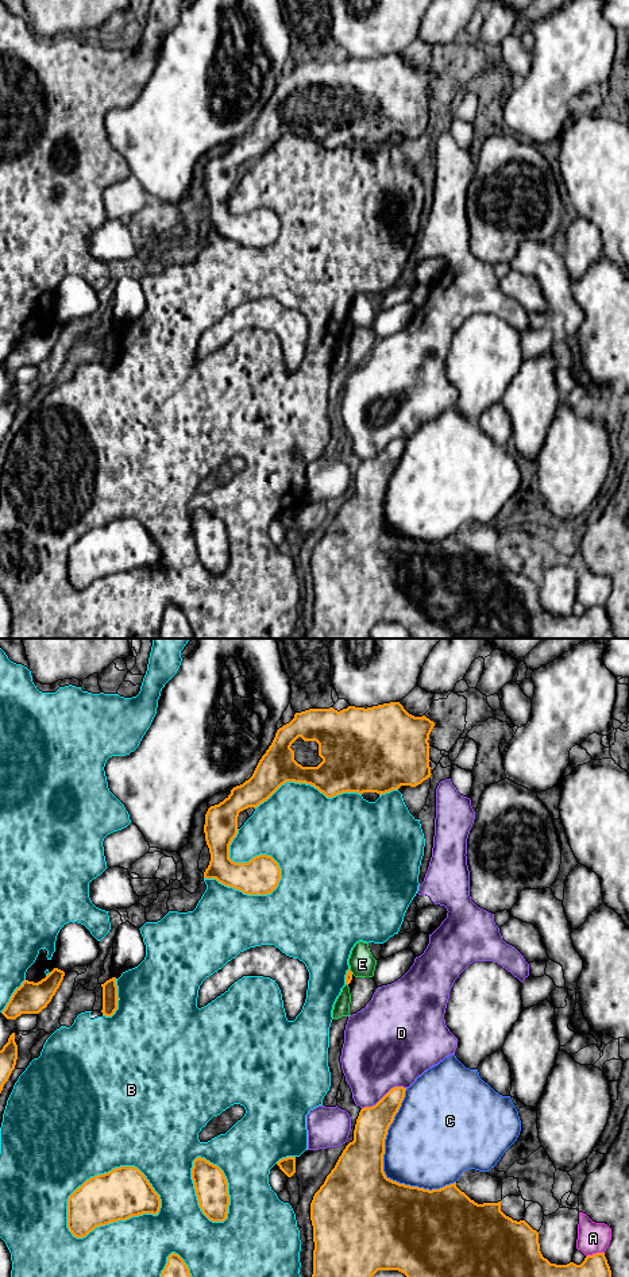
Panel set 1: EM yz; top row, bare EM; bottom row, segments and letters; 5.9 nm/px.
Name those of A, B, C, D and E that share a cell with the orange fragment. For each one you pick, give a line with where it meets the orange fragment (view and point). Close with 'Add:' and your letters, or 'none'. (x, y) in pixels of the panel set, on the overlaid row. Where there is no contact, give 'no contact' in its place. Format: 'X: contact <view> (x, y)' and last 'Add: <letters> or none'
Add: none

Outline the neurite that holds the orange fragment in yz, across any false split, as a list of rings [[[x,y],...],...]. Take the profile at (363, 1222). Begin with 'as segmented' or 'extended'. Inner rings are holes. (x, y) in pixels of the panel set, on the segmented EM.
as segmented; [[[391,1088],[375,1106],[360,1110],[354,1130],[354,1141],[350,1142],[339,1157],[335,1168],[327,1176],[324,1184],[314,1193],[310,1203],[310,1220],[313,1226],[313,1274],[312,1277],[373,1277],[378,1270],[398,1270],[406,1277],[611,1277],[611,1270],[605,1253],[587,1255],[580,1265],[570,1262],[567,1265],[551,1264],[543,1257],[539,1243],[539,1232],[525,1220],[513,1220],[501,1211],[501,1201],[478,1204],[462,1192],[456,1183],[440,1189],[424,1189],[400,1184],[386,1177],[383,1172],[385,1139],[387,1130],[398,1112],[405,1097],[406,1088]]]

